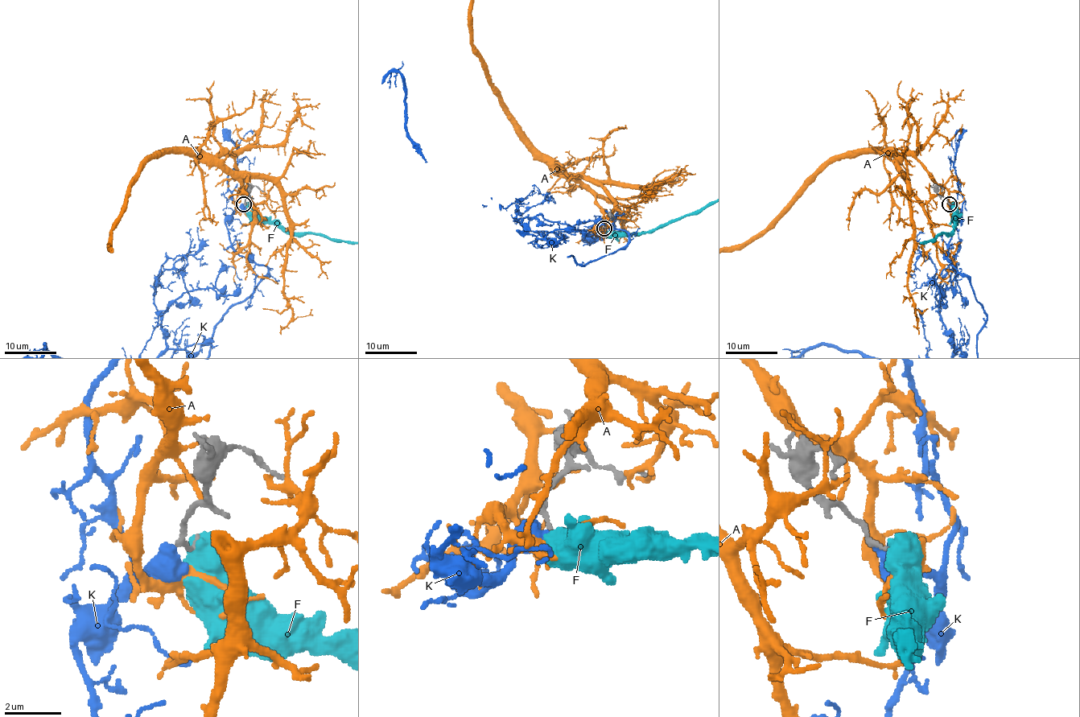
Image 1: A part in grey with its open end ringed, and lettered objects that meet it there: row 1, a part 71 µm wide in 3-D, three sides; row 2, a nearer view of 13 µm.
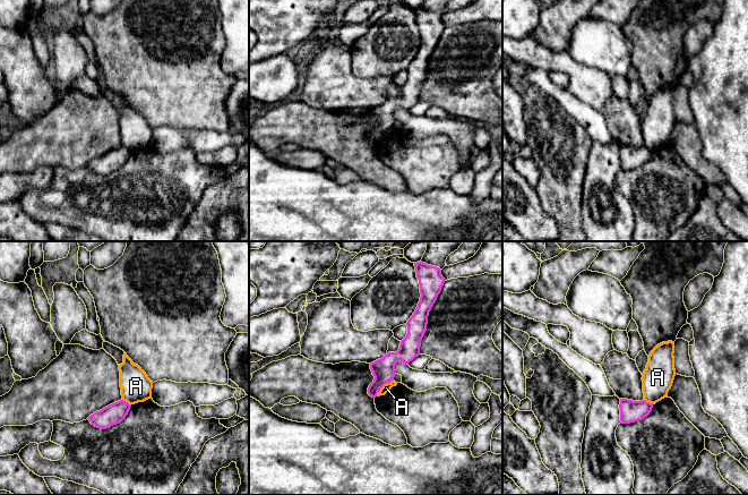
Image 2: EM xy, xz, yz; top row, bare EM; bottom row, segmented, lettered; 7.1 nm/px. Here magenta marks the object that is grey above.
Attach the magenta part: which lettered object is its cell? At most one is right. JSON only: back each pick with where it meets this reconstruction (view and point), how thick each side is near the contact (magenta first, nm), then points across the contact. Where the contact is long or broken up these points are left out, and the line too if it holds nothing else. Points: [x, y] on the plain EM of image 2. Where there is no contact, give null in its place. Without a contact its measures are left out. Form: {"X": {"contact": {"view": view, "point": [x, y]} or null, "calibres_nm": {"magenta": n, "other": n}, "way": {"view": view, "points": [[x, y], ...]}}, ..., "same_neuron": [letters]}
{"K": {"contact": null}, "same_neuron": ["K"]}

